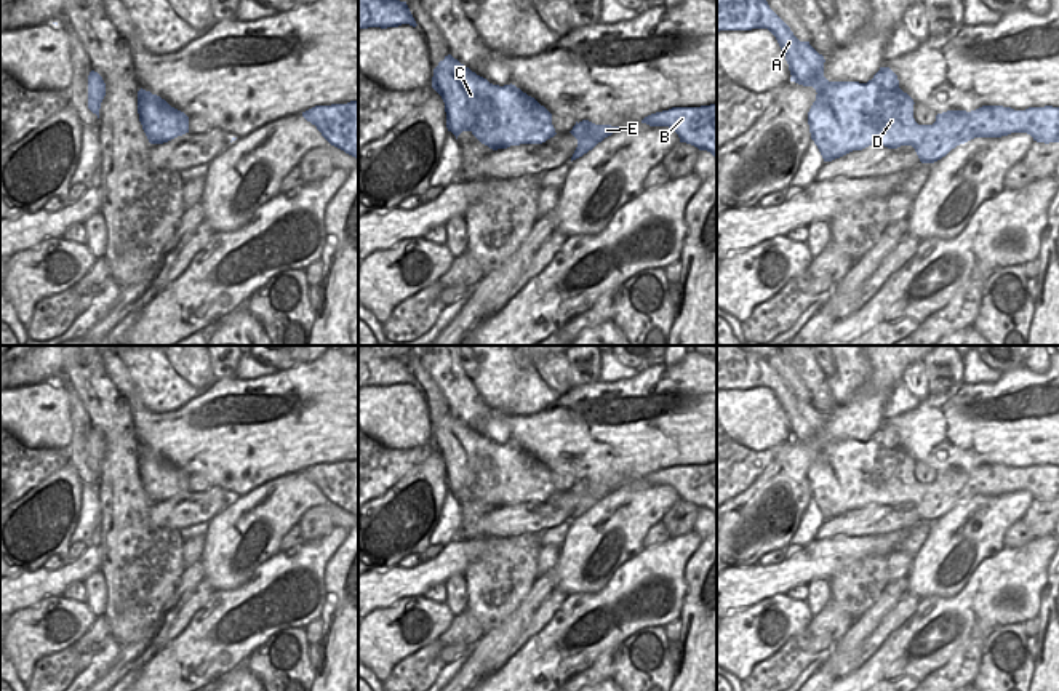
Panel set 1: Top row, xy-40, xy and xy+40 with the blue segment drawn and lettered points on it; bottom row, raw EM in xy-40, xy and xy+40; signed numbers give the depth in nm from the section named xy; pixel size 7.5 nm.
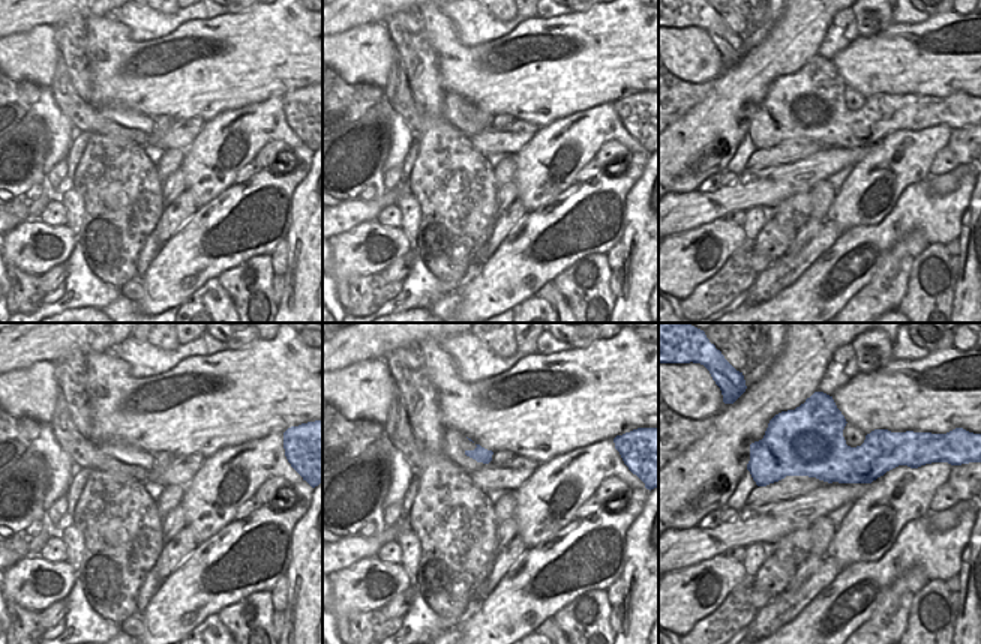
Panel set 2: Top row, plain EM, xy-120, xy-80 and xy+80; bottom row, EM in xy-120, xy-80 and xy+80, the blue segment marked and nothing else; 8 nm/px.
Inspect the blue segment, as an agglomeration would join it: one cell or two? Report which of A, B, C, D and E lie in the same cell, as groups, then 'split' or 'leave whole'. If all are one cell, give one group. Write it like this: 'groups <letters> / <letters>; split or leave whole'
groups A B C D E; leave whole

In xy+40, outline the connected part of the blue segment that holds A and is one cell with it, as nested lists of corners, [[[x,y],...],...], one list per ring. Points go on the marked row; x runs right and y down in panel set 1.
[[[717,0],[717,32],[768,29],[777,40],[790,70],[790,82],[816,90],[816,101],[808,112],[811,139],[824,162],[832,162],[869,146],[897,149],[912,146],[921,163],[934,163],[952,149],[974,138],[1001,138],[1027,133],[1037,142],[1059,142],[1059,107],[1029,107],[1014,110],[1003,106],[982,106],[976,110],[947,110],[936,115],[933,125],[918,125],[913,118],[913,99],[899,88],[897,75],[880,67],[867,83],[829,82],[824,77],[824,56],[809,42],[800,42],[790,27],[769,8],[766,0]]]

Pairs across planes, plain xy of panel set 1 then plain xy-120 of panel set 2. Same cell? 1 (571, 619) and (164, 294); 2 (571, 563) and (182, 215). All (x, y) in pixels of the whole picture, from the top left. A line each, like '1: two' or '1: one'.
1: one
2: two

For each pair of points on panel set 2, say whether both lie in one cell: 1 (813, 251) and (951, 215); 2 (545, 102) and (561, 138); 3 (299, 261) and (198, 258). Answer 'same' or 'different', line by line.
1: different
2: different
3: different

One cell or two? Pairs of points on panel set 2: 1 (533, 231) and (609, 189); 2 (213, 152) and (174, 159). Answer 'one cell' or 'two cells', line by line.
1: one cell
2: two cells

